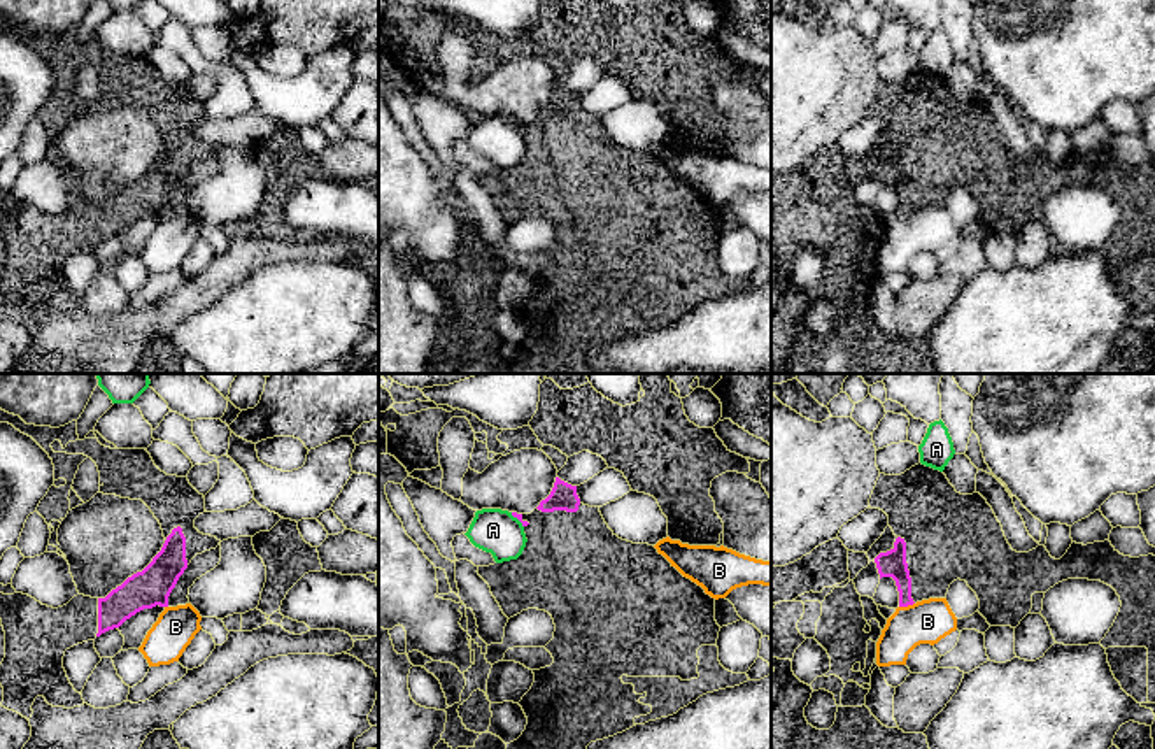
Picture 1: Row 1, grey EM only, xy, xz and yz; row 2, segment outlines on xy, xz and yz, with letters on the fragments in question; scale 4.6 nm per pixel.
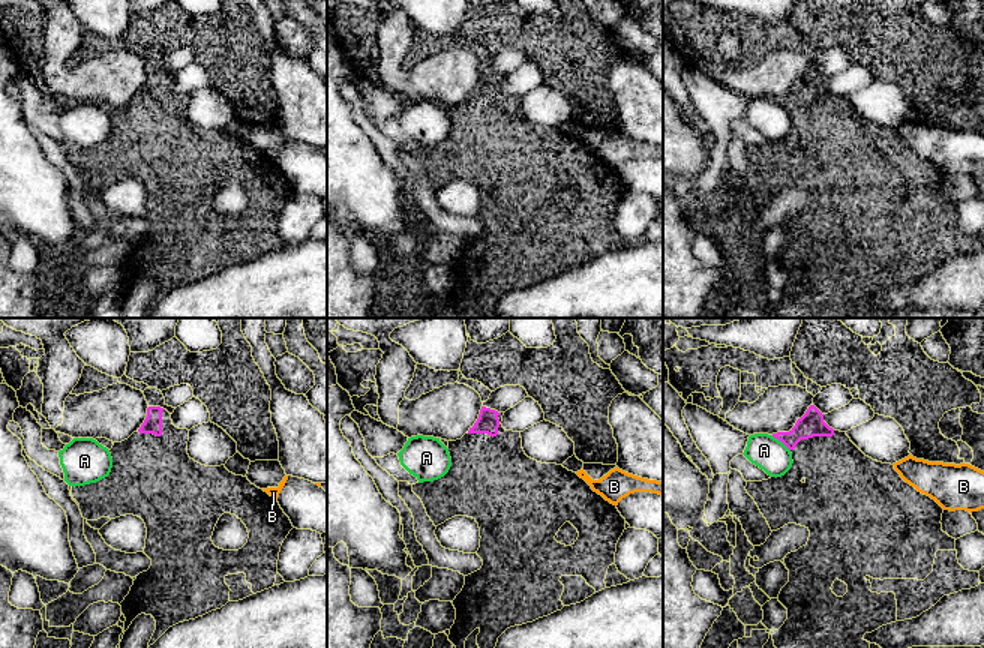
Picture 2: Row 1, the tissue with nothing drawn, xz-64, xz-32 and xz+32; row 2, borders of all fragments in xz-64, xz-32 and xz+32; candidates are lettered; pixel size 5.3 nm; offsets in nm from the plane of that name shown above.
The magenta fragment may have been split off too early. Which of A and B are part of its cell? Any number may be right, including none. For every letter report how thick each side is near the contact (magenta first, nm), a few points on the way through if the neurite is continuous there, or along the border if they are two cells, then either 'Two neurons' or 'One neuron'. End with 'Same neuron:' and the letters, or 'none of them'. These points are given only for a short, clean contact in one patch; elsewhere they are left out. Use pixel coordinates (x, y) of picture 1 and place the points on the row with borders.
A: Thickness 30 nm (magenta) against 200 nm. Boundary: xz (510, 513), (523, 527). Two neurons
B: Thickness 130 nm (magenta) against 200 nm. Boundary: yz (914, 602), (899, 607). Two neurons
Same neuron: none of them

